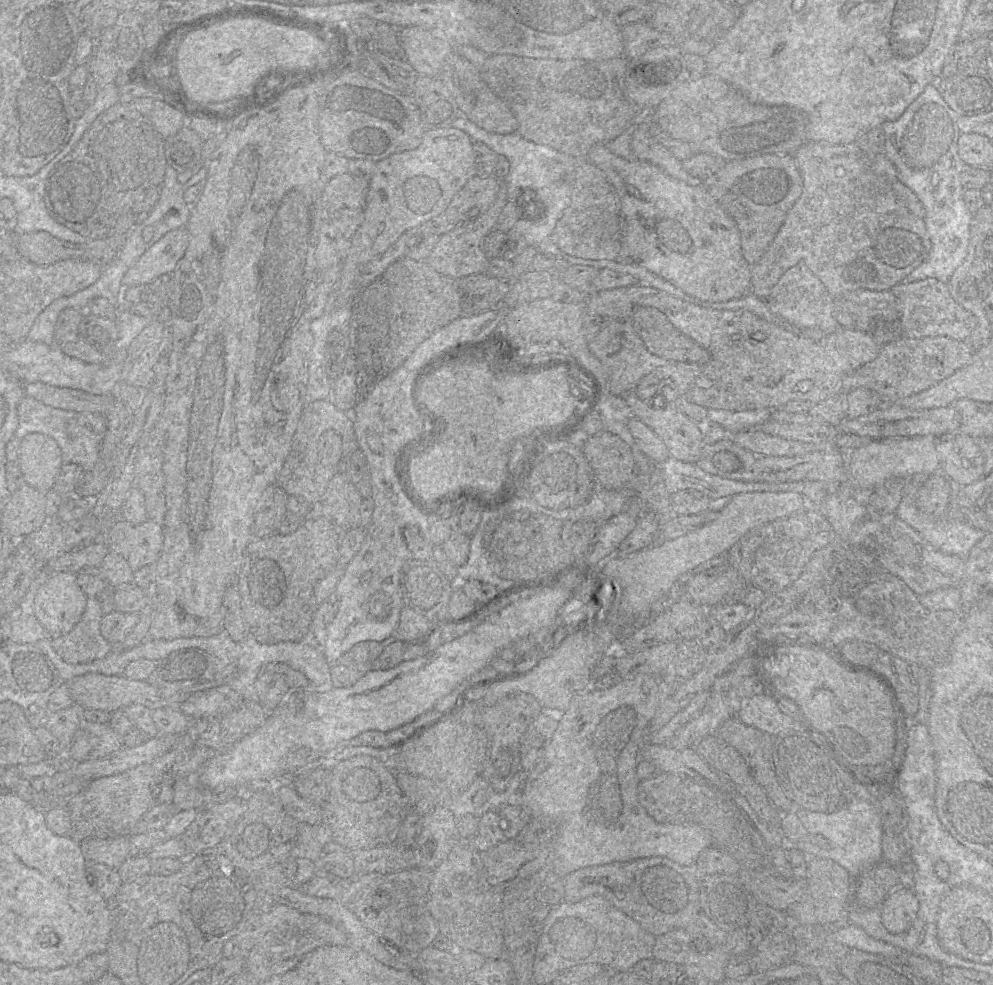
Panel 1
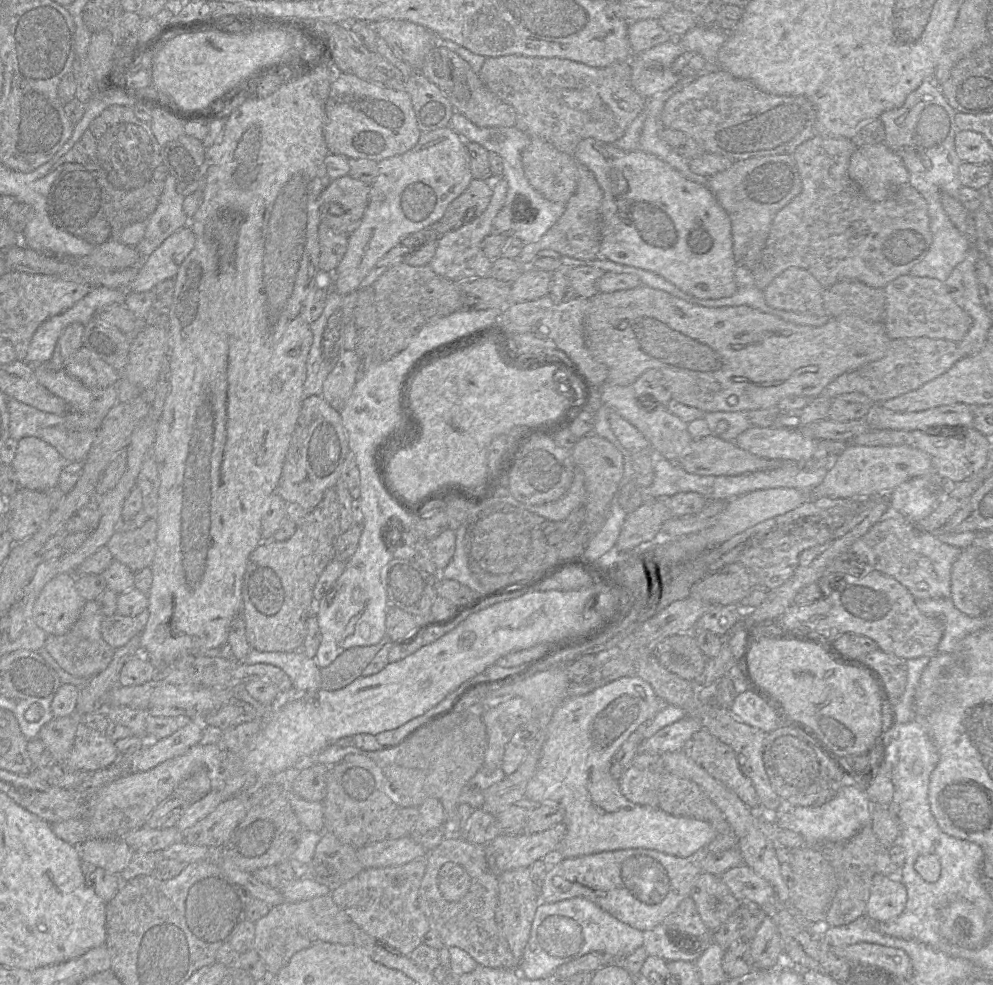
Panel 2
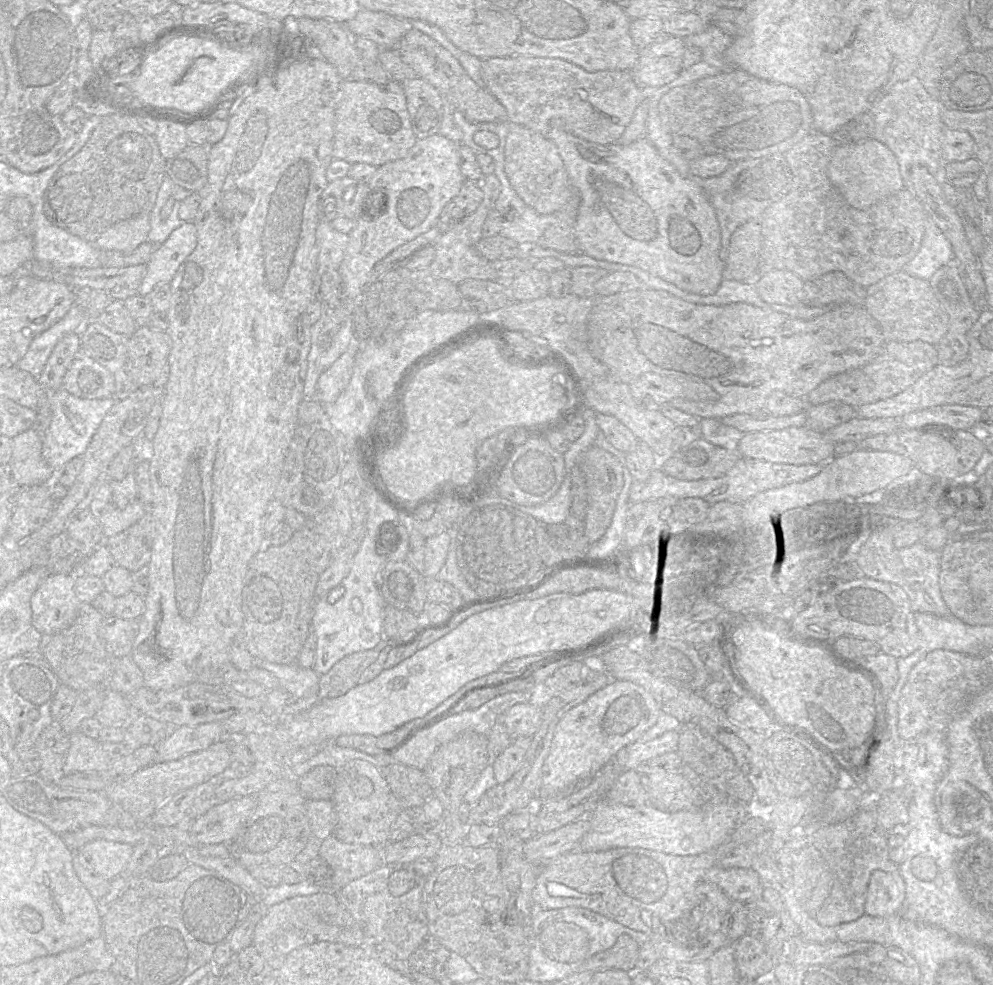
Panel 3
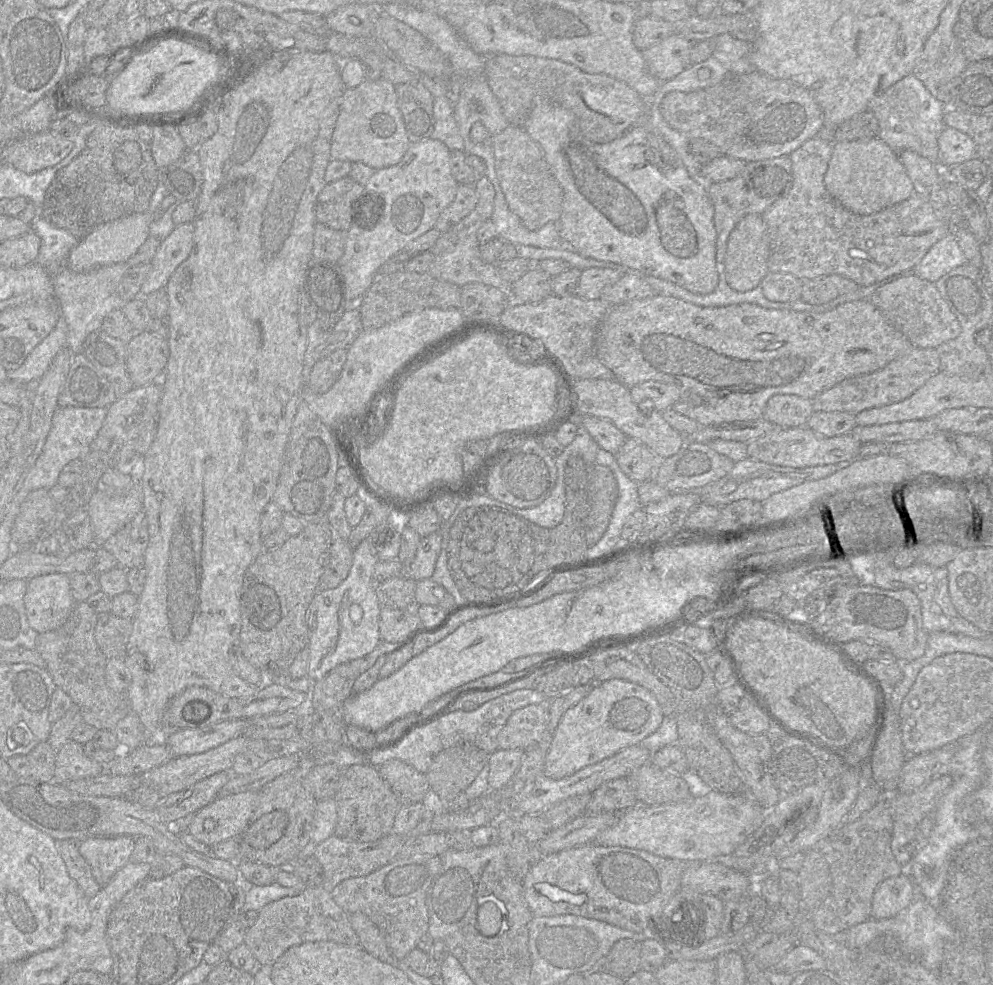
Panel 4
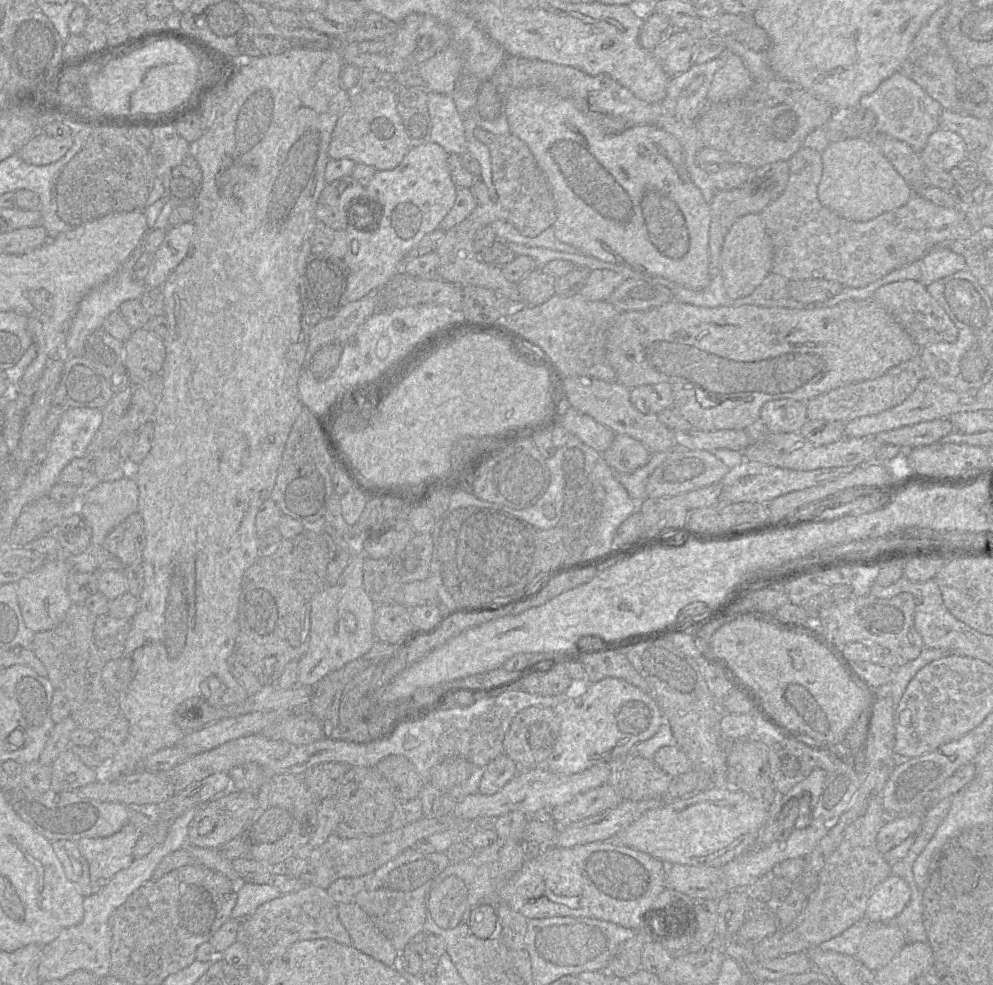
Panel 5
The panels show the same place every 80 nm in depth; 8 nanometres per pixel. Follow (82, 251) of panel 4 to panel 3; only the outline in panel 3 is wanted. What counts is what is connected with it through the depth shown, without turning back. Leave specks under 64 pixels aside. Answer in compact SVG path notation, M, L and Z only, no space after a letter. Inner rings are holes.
M141 213L113 224L94 244L100 250L131 252L147 241L149 231L149 213Z

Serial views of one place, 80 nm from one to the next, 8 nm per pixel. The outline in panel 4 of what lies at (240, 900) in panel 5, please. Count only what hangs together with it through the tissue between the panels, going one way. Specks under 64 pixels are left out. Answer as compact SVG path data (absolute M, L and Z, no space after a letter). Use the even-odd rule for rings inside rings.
M276 882L266 886L247 885L242 912L259 911L273 901L299 895L305 888L303 883L299 883L296 887L284 887Z

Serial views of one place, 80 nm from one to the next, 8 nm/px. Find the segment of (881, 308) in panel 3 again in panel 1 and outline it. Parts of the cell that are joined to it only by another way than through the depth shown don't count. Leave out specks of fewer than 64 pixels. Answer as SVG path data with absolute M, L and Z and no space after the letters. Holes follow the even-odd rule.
M935 278L910 283L900 282L890 291L896 297L899 305L903 338L944 336L962 341L976 327L975 316L953 299L946 283Z

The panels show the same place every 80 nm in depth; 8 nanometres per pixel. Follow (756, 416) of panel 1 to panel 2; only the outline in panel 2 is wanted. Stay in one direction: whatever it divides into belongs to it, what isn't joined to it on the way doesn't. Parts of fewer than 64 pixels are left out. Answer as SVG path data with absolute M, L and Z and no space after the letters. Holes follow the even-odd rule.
M707 412L704 420L714 436L731 442L749 428L756 427L742 412Z

